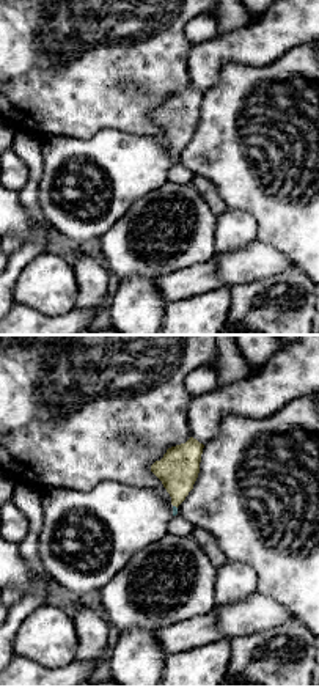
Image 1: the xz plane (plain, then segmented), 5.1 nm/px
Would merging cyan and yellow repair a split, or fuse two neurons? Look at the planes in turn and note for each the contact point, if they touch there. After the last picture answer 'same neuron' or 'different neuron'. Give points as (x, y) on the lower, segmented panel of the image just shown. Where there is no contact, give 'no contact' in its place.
(175, 506)

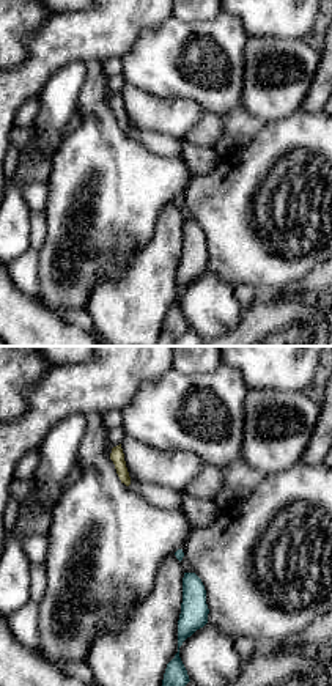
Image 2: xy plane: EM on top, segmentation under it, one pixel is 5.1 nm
no contact

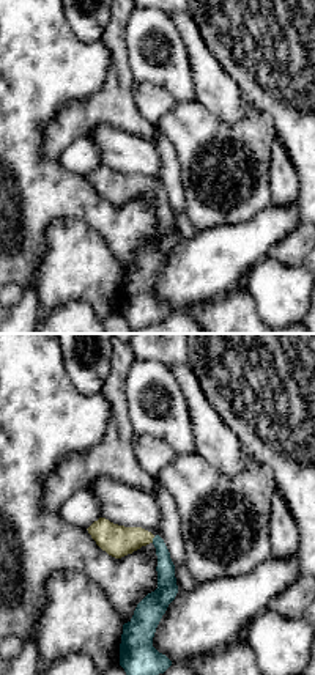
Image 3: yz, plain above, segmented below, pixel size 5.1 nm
(153, 540)

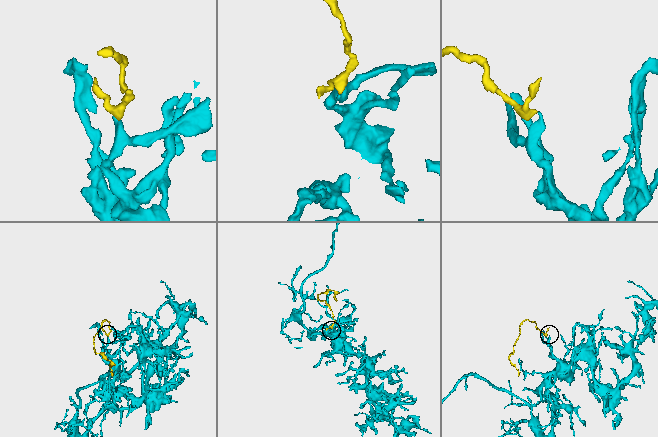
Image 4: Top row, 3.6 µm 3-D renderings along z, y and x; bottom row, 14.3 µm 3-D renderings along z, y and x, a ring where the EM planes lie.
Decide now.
same neuron

